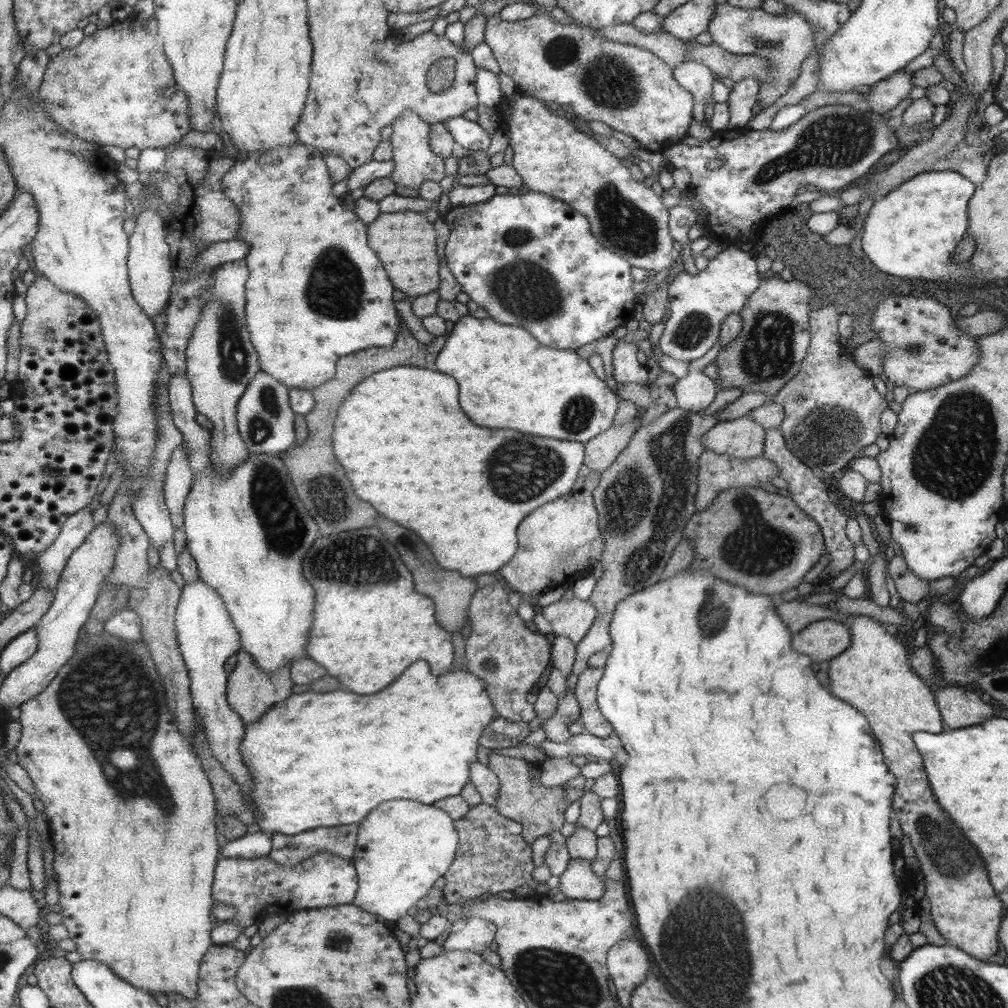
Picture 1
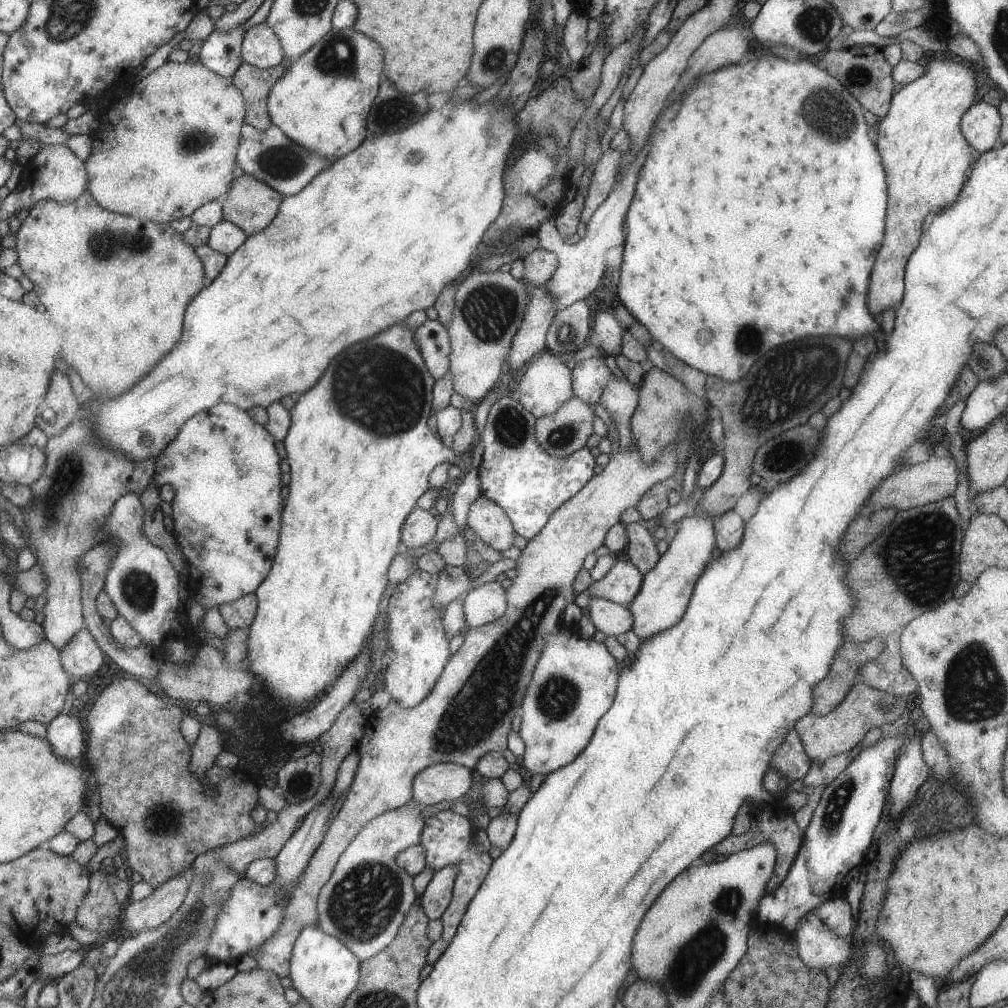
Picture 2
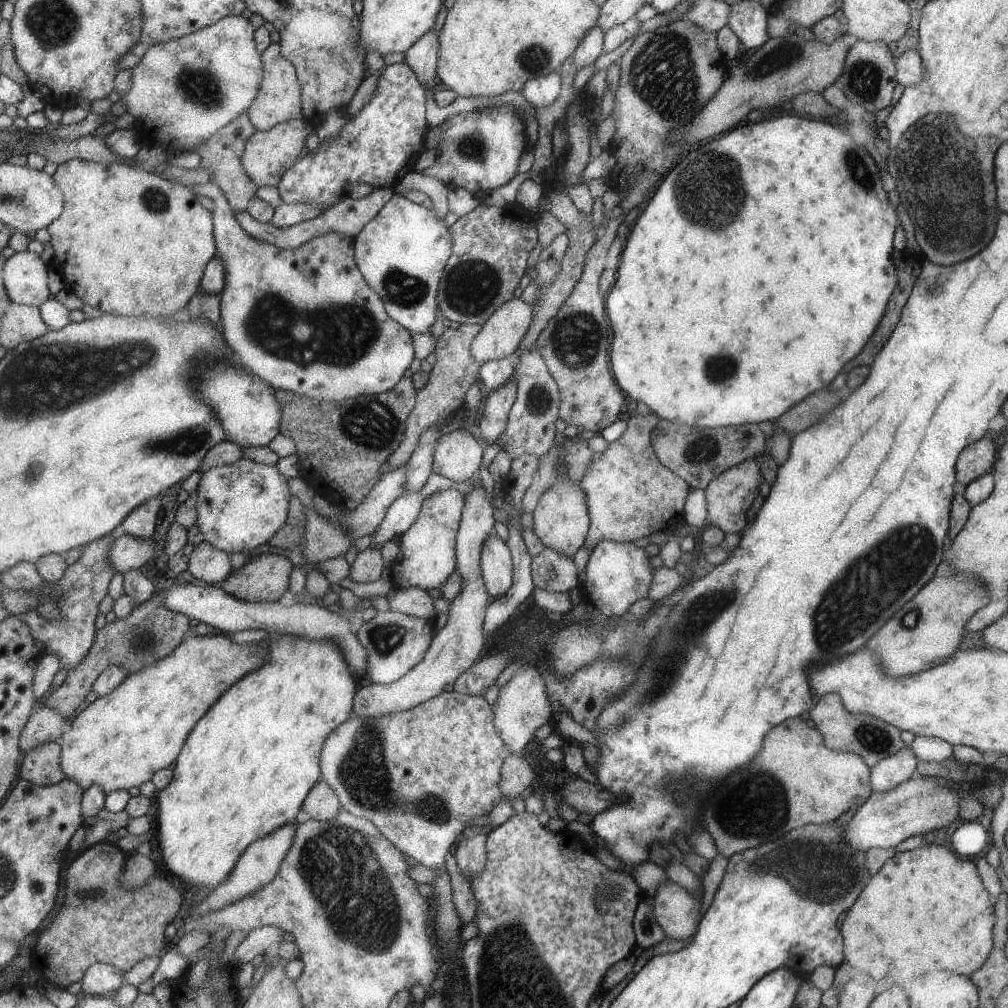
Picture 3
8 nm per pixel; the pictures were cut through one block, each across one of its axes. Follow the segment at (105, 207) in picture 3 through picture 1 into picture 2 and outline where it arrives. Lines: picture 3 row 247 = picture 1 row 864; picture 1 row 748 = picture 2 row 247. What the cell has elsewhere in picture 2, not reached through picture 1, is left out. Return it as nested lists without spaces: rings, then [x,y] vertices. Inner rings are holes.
[[[87,189],[70,203],[40,200],[21,222],[15,238],[18,264],[33,282],[33,290],[49,308],[53,318],[67,328],[63,346],[67,364],[77,368],[83,380],[93,388],[95,396],[102,399],[123,395],[176,346],[182,334],[184,312],[205,285],[203,261],[170,223],[123,216],[121,228],[115,228],[113,216],[117,218],[123,214],[101,208]],[[81,330],[83,338],[87,336],[87,342],[83,346],[73,346],[73,340],[77,342]]]

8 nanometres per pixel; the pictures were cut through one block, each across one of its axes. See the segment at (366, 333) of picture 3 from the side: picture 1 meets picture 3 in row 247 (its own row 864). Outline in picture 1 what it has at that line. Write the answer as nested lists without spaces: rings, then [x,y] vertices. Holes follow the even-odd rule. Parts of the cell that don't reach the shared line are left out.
[[[317,852],[305,860],[301,860],[295,866],[277,866],[269,856],[259,858],[225,858],[217,859],[216,874],[212,884],[213,904],[231,905],[235,907],[235,916],[229,921],[235,923],[239,930],[243,930],[251,924],[259,924],[267,914],[287,915],[291,912],[289,906],[294,910],[311,909],[317,907],[334,907],[346,905],[356,898],[357,882],[355,864],[349,858],[341,858],[337,854],[329,852]]]

